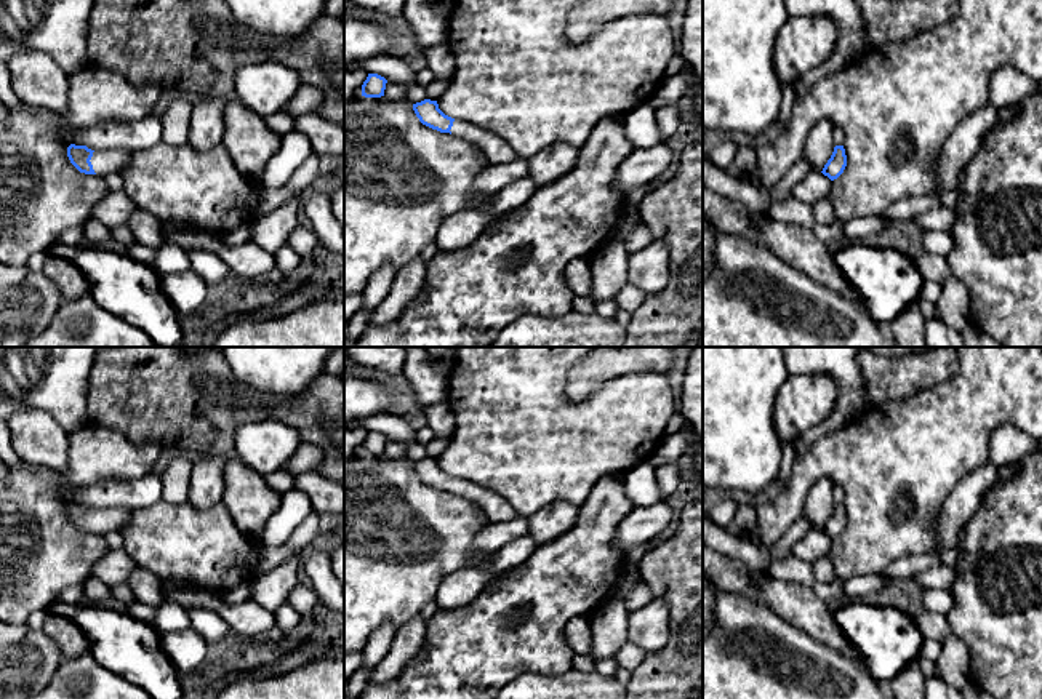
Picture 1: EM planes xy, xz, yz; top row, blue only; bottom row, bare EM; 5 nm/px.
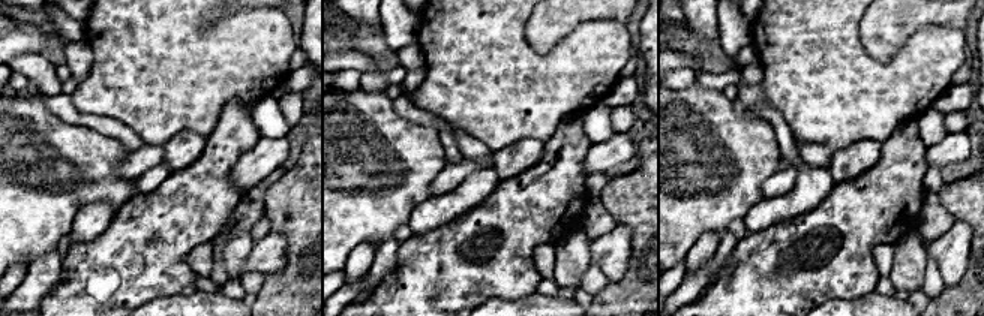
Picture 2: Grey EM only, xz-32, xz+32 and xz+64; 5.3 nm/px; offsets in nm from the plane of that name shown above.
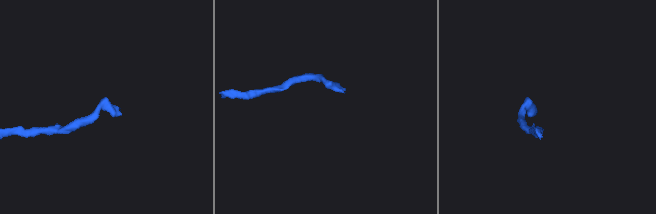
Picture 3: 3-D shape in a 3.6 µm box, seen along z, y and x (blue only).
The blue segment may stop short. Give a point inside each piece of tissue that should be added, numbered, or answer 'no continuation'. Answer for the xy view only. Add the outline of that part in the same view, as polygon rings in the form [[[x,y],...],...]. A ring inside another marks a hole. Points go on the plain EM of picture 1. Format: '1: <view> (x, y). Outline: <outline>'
1: xy (111, 519). Outline: [[[106,507],[94,509],[91,515],[91,523],[96,533],[106,534],[112,531],[118,531],[131,515],[131,509],[128,507]]]

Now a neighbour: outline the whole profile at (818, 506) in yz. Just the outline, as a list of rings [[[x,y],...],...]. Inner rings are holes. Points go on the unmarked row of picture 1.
[[[821,477],[808,488],[802,513],[810,521],[812,529],[823,529],[831,517],[836,505],[834,486],[836,485],[831,478]]]

